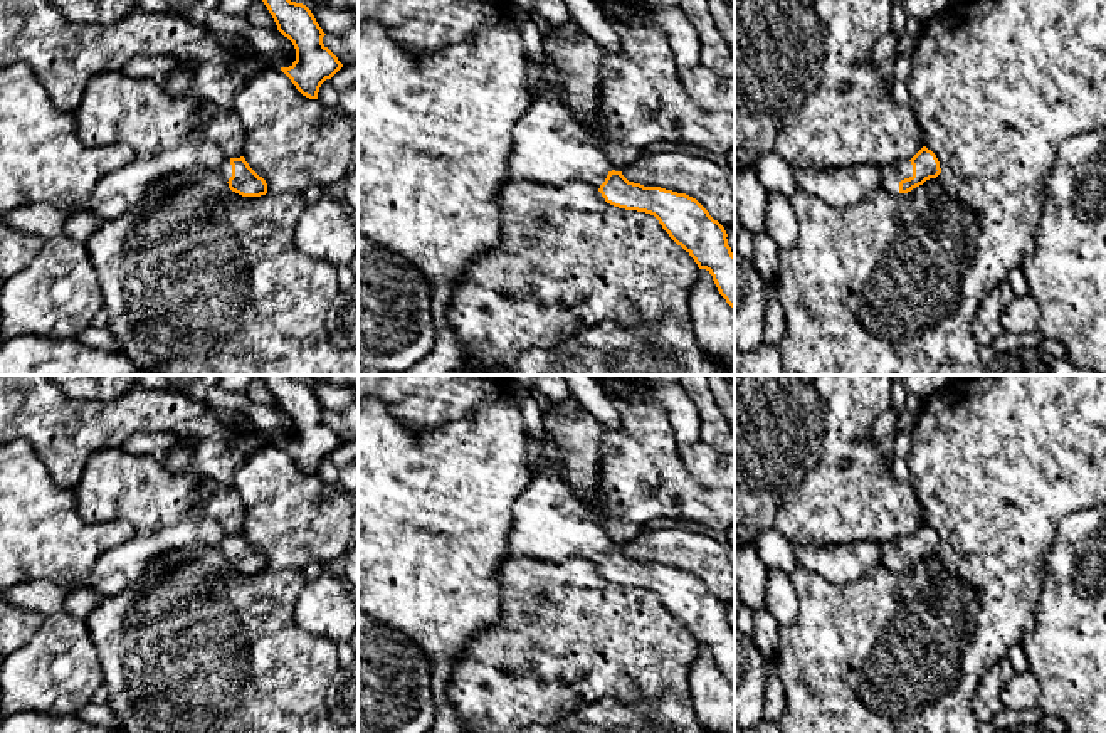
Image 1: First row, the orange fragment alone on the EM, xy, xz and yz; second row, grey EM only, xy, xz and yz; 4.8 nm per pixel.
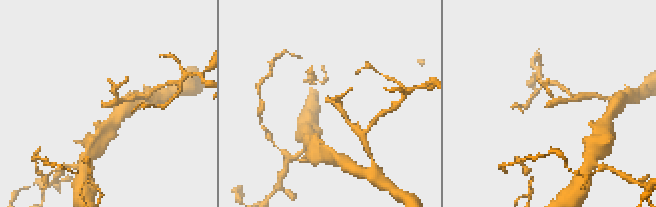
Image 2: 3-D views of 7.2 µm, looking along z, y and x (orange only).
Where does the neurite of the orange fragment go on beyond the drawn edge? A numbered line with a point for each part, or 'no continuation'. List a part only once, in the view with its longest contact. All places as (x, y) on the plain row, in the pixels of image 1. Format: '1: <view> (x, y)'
1: yz (891, 552)

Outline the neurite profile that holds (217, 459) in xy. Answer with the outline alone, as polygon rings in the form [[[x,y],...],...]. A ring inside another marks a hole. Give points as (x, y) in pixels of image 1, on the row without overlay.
[[[229,429],[225,439],[200,439],[193,446],[192,462],[188,464],[187,472],[192,472],[198,477],[208,477],[215,483],[232,484],[234,472],[249,457],[234,447],[234,439],[239,435],[257,434],[261,432],[235,432]]]

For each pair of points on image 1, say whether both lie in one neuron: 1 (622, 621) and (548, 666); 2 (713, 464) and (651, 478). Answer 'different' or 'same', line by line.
1: same
2: different

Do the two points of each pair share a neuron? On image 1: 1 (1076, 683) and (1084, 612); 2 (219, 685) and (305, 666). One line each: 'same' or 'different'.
1: same
2: same

